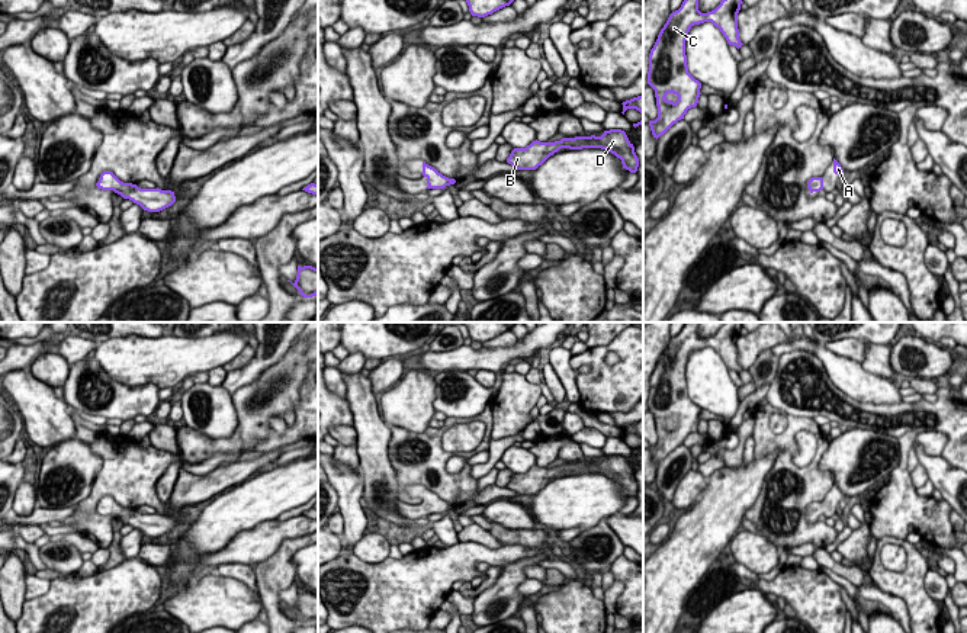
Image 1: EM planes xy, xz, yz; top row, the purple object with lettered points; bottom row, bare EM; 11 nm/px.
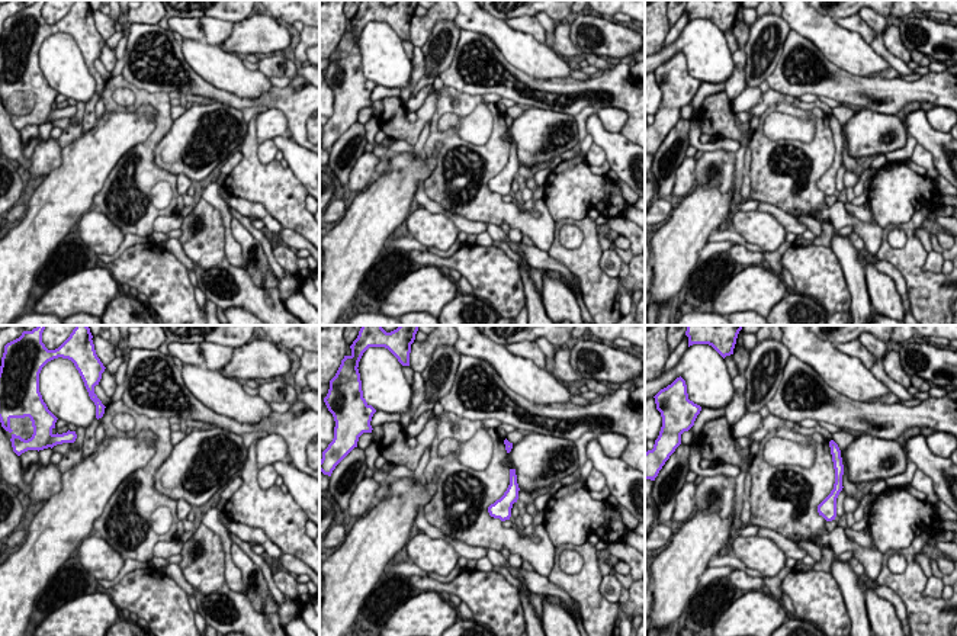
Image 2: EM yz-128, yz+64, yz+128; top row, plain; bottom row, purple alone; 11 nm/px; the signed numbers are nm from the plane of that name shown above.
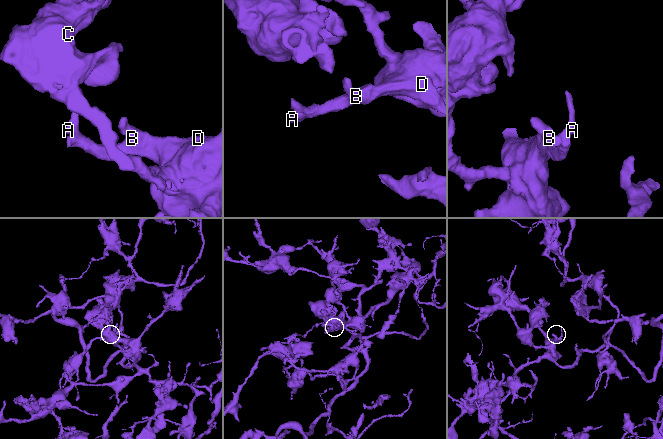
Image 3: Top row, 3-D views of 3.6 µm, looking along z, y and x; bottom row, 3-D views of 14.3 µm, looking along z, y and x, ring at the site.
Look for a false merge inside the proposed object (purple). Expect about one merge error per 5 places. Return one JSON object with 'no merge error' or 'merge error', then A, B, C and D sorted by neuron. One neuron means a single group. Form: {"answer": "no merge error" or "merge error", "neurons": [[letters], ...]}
{"answer": "no merge error", "neurons": [["A", "B", "C", "D"]]}

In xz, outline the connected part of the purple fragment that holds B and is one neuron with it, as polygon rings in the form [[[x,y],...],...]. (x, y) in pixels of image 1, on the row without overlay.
[[[621,454],[604,456],[601,462],[591,460],[562,463],[555,467],[540,467],[536,465],[526,473],[514,473],[507,483],[507,488],[514,491],[517,495],[536,495],[560,473],[601,473],[620,483],[623,494],[630,498],[636,498],[639,492],[639,483],[635,478],[635,472]]]

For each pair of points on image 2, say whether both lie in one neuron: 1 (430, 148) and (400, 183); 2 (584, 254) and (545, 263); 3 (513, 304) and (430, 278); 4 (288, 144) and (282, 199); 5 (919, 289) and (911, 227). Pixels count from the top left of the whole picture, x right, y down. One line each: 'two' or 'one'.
1: two
2: two
3: two
4: two
5: one

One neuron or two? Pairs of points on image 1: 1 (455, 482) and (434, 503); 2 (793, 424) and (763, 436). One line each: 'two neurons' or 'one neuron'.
1: two neurons
2: one neuron

